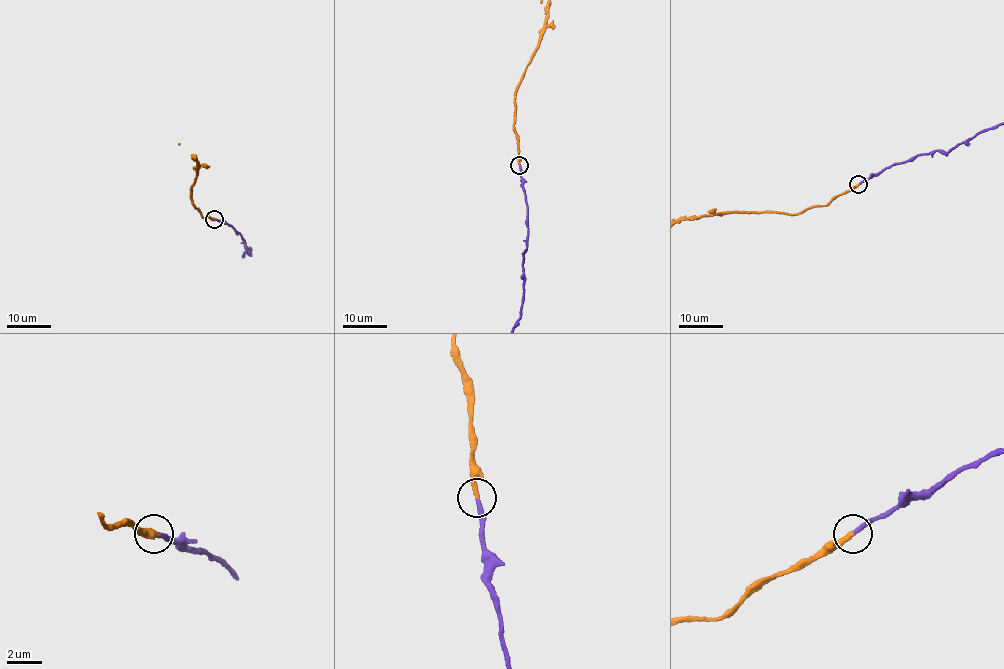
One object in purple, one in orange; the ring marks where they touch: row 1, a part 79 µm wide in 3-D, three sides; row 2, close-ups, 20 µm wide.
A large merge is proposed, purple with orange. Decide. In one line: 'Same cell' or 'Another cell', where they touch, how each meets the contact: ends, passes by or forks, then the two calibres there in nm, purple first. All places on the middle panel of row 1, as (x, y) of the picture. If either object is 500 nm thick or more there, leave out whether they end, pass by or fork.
Same cell. Place: (519, 165). At the ring purple ends. At the ring orange ends. Thickness 280 nm (purple) against 300 nm

